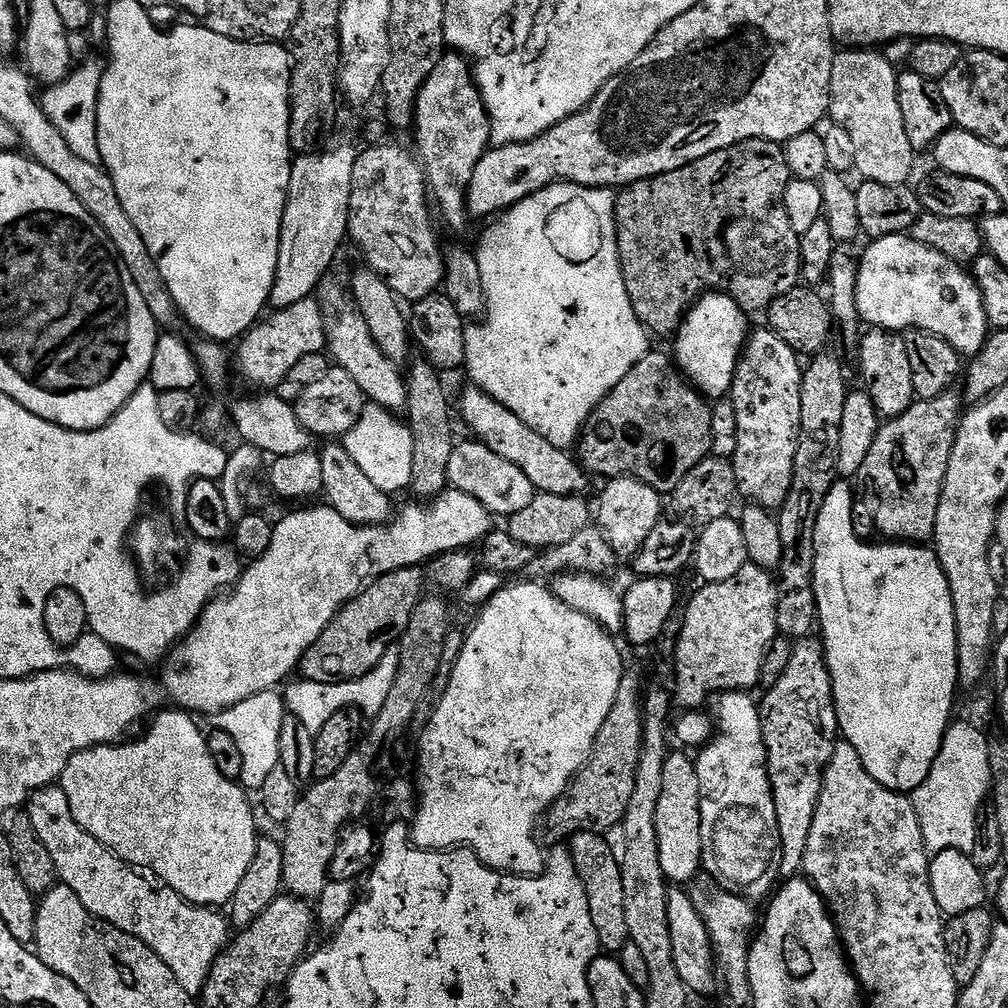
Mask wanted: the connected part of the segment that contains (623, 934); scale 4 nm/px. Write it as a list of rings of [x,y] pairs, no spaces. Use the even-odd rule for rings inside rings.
[[[580,832],[572,837],[570,853],[578,870],[578,878],[586,890],[590,922],[594,922],[600,947],[605,953],[619,954],[630,943],[630,926],[626,926],[626,890],[622,890],[620,861],[614,858],[605,837],[599,832]]]

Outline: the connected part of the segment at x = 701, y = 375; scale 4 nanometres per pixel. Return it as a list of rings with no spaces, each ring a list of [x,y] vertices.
[[[705,292],[684,316],[674,337],[674,363],[687,381],[709,401],[717,402],[731,393],[736,364],[750,335],[749,317],[740,303],[725,292]]]

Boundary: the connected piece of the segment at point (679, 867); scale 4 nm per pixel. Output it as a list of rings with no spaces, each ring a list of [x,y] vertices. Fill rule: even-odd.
[[[673,751],[666,758],[662,774],[662,798],[658,798],[658,858],[662,858],[662,874],[676,886],[688,886],[701,875],[702,810],[698,790],[696,761],[687,751]]]

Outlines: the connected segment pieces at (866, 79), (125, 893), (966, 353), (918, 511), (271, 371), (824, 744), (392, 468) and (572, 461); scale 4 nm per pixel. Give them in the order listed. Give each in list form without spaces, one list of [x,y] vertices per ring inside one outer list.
[[[848,48],[847,50],[837,51],[834,58],[834,70],[830,70],[830,120],[833,125],[842,130],[846,130],[846,134],[850,134],[850,139],[854,142],[854,162],[856,163],[855,171],[861,172],[864,180],[873,180],[879,184],[908,184],[912,176],[912,156],[914,150],[910,146],[910,138],[906,138],[906,122],[902,122],[902,106],[898,106],[898,86],[896,78],[898,75],[897,65],[891,64],[887,55],[880,50],[865,50],[862,48]]]
[[[58,786],[33,792],[28,797],[26,818],[34,822],[42,846],[46,846],[50,858],[54,858],[59,883],[70,886],[90,914],[146,942],[146,946],[170,966],[170,974],[178,978],[182,990],[194,998],[199,997],[214,962],[230,943],[229,917],[225,913],[223,916],[223,911],[184,900],[149,868],[137,870],[118,859],[98,838],[78,826],[70,811],[70,801]]]
[[[908,234],[883,236],[872,240],[869,245],[859,257],[860,269],[856,282],[856,305],[865,325],[886,328],[889,332],[928,332],[931,336],[942,338],[964,358],[974,357],[978,350],[982,350],[990,335],[990,325],[986,318],[986,306],[982,306],[982,294],[965,265],[955,264],[953,260],[946,258],[946,254],[930,250],[930,246],[922,246],[922,242],[913,240]]]
[[[949,390],[929,400],[917,399],[910,410],[885,419],[880,425],[879,434],[874,438],[874,446],[870,446],[870,454],[866,454],[866,462],[862,462],[858,483],[864,491],[864,504],[872,515],[873,526],[884,535],[881,537],[885,541],[923,545],[936,535],[938,502],[942,498],[942,486],[950,466],[956,430],[962,419],[962,400],[954,393]]]
[[[319,299],[294,302],[294,306],[286,306],[271,314],[272,317],[269,315],[249,328],[238,344],[240,372],[256,390],[274,390],[286,374],[294,370],[294,365],[306,358],[306,354],[324,352],[328,343],[328,334],[324,331],[324,311],[320,309]]]
[[[816,638],[795,641],[786,674],[782,674],[775,686],[763,694],[764,701],[761,699],[758,707],[766,742],[774,810],[778,814],[778,830],[784,847],[780,874],[781,877],[792,878],[804,867],[806,838],[810,838],[814,810],[822,794],[824,772],[840,736],[832,679],[824,657],[823,643]]]
[[[365,403],[358,422],[342,438],[346,453],[358,462],[358,467],[374,485],[384,492],[396,494],[412,487],[414,466],[414,438],[407,423],[400,424],[401,417],[377,404]]]
[[[468,386],[468,389],[461,394],[458,416],[459,419],[460,416],[464,419],[465,426],[476,435],[473,437],[479,443],[485,444],[490,451],[518,466],[539,493],[562,494],[563,496],[587,493],[589,475],[569,451],[546,442],[546,438],[530,430],[530,426],[526,426],[526,422],[522,422],[518,414],[514,414],[509,408],[503,408],[481,388]]]

